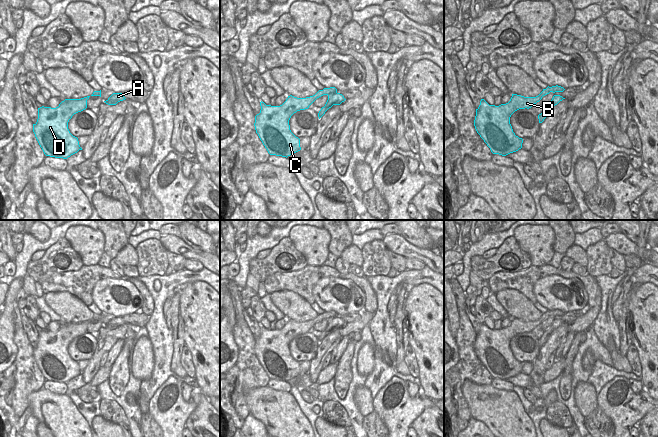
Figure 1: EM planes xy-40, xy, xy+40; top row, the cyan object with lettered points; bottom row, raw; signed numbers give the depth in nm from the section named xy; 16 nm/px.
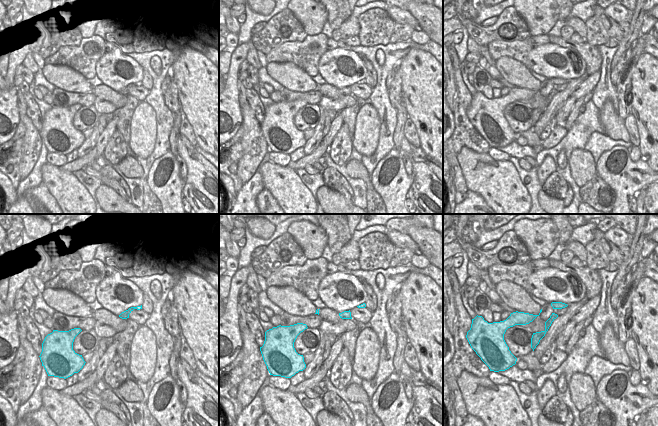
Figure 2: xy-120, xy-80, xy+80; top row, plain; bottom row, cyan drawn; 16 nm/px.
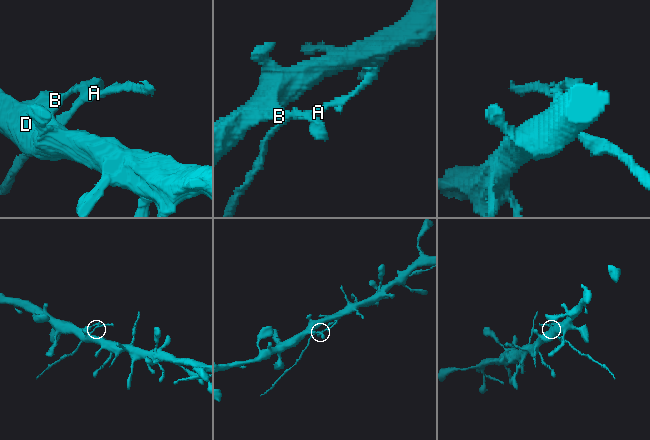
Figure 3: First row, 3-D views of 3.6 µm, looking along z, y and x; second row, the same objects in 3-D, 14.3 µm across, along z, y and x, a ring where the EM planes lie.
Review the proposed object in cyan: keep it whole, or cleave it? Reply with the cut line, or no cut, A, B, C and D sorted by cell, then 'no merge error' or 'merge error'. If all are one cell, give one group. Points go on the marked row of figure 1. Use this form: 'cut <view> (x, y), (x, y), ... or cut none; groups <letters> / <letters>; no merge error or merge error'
cut xy (336, 91), (327, 94); groups A / B C D; merge error

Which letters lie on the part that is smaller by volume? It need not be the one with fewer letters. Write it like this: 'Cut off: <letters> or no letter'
Cut off: A

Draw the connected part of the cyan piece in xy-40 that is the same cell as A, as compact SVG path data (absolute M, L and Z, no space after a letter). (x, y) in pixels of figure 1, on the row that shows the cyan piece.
M113 93L106 101L108 105L116 105L118 102L125 100L126 98L122 93Z

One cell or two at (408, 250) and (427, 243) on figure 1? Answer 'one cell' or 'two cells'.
two cells

